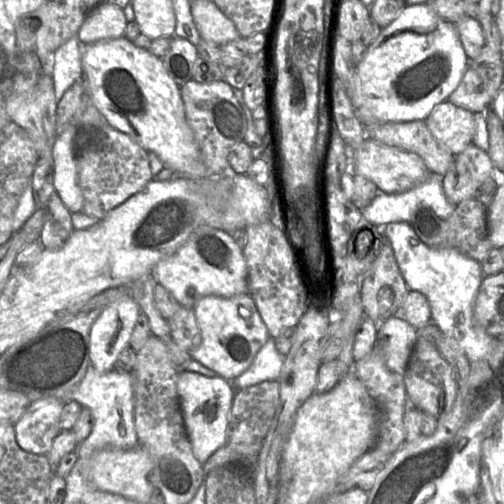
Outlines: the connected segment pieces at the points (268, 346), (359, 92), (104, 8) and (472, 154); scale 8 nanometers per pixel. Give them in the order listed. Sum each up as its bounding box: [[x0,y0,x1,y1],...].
[[232,338,286,390],[350,3,469,126],[78,2,127,45],[441,143,496,206]]

